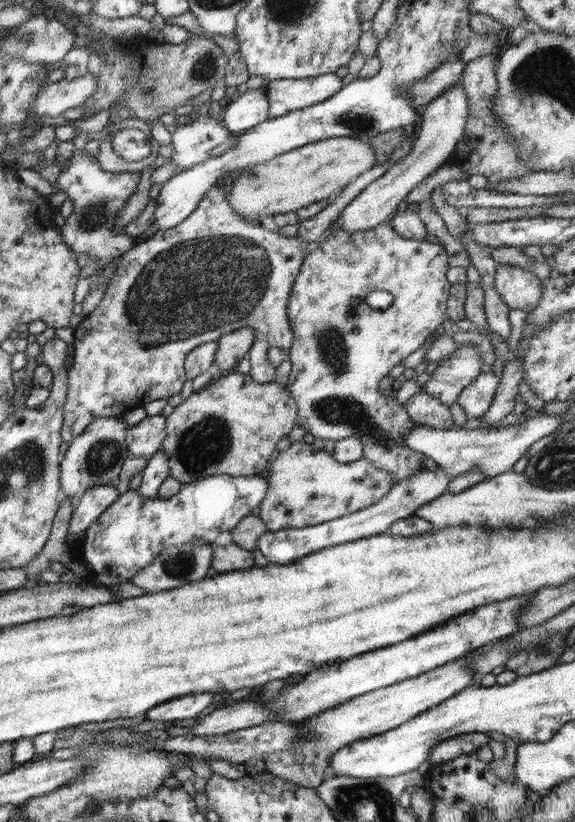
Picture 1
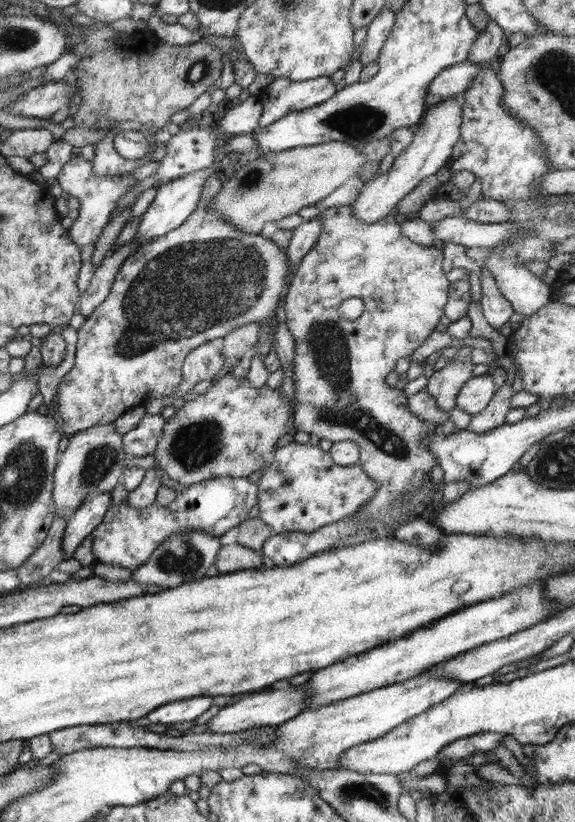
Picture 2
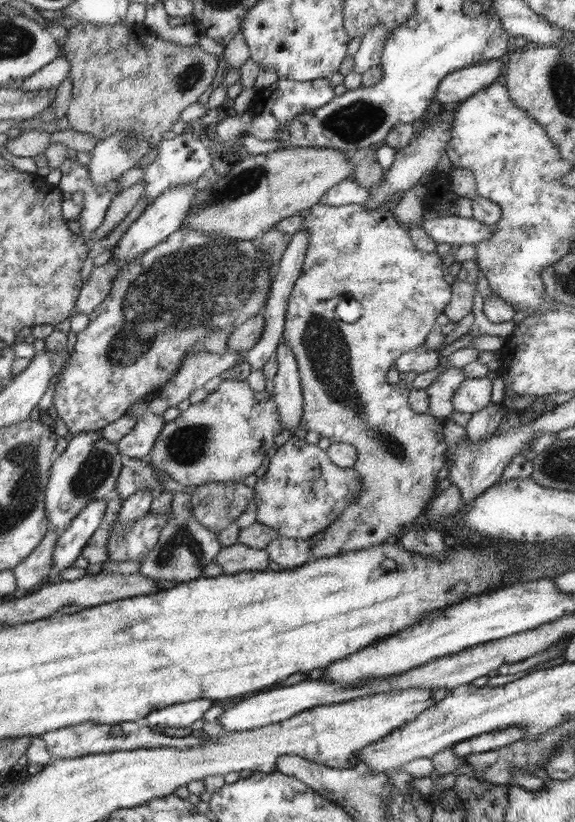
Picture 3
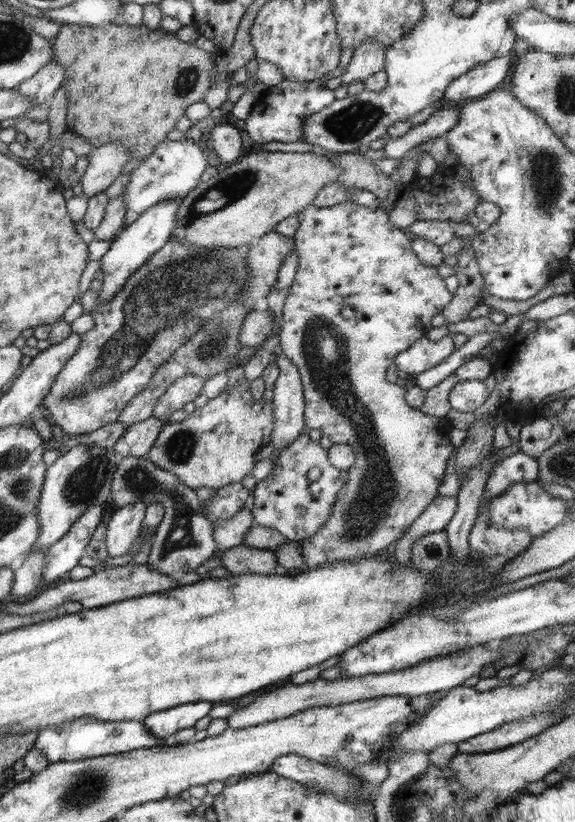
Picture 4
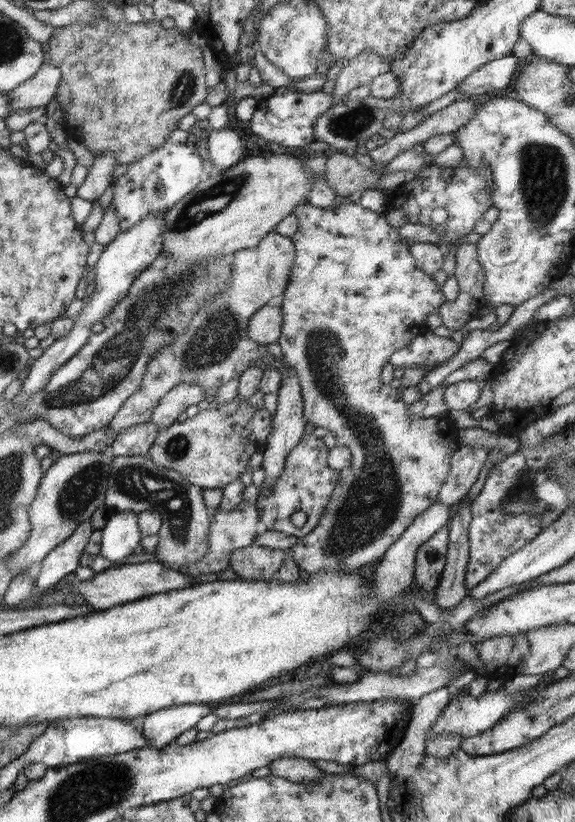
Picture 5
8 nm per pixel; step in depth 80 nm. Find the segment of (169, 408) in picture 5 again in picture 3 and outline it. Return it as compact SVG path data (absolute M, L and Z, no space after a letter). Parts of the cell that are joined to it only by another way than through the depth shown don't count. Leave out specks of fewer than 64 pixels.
M208 351L192 353L181 364L174 379L158 391L149 402L148 412L163 415L168 408L177 407L193 391L202 389L214 376L224 375L235 364L244 360L240 352L214 354Z

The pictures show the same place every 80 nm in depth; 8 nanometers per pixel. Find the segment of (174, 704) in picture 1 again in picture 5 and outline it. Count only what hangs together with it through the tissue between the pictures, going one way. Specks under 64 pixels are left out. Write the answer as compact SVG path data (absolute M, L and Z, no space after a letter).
M186 703L171 708L157 710L144 718L143 735L149 740L149 746L155 749L165 747L171 740L197 726L205 716L211 714L212 706L206 703Z

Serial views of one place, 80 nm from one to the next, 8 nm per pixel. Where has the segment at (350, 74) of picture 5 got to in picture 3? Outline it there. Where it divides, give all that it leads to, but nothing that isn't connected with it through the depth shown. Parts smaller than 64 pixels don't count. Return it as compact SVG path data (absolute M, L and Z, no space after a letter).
M379 24L367 30L362 36L360 48L354 55L354 71L360 74L381 64L381 56L385 49L388 29Z

